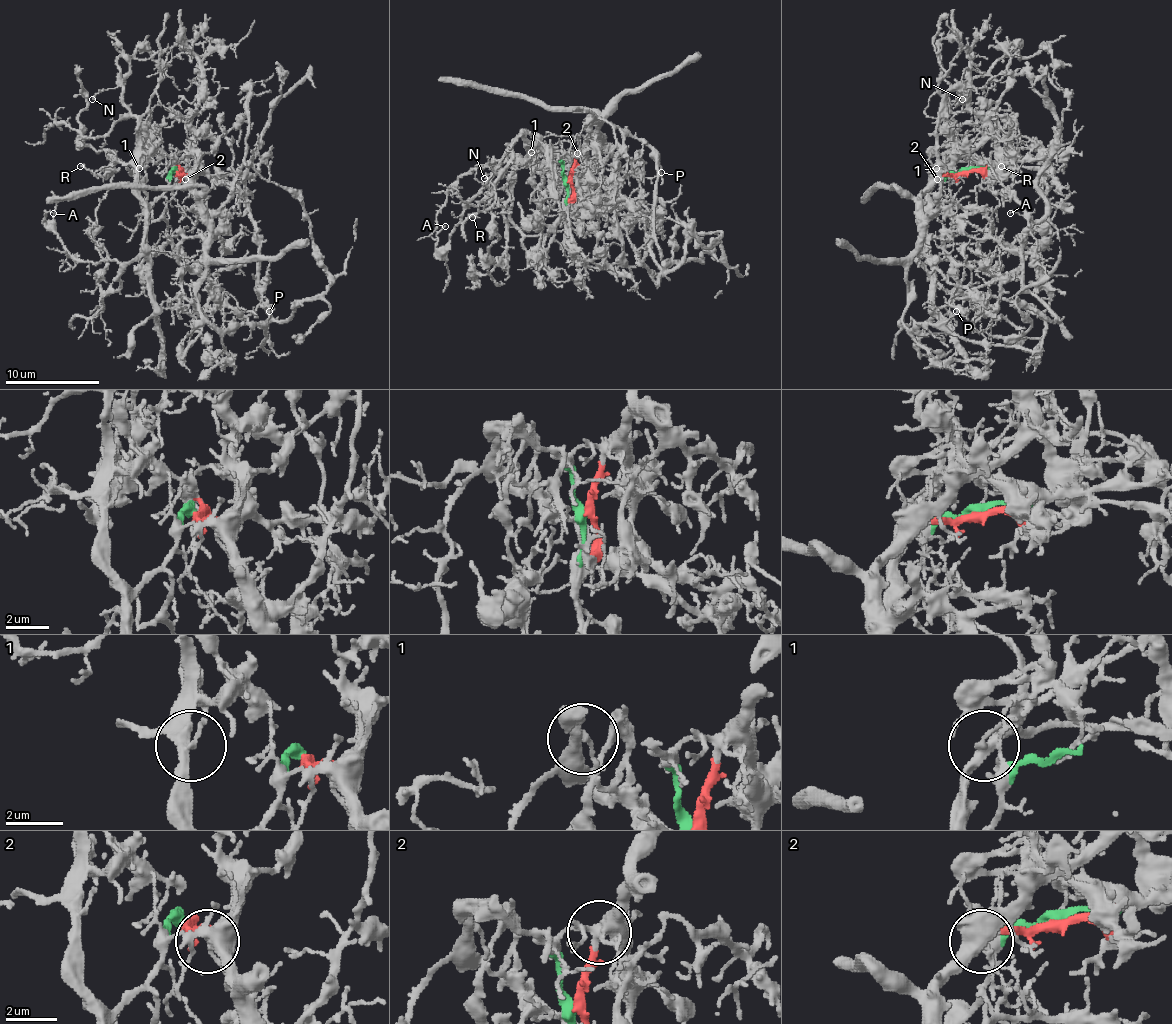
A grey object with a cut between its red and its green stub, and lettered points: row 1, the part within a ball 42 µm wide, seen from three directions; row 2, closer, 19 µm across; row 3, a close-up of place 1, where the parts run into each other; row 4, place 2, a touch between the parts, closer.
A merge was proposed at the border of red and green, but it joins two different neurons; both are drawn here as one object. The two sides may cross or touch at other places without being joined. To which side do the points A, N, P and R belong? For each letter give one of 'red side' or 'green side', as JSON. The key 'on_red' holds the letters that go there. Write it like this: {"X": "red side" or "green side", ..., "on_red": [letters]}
{"A": "green side", "N": "green side", "P": "red side", "R": "green side", "on_red": ["P"]}

